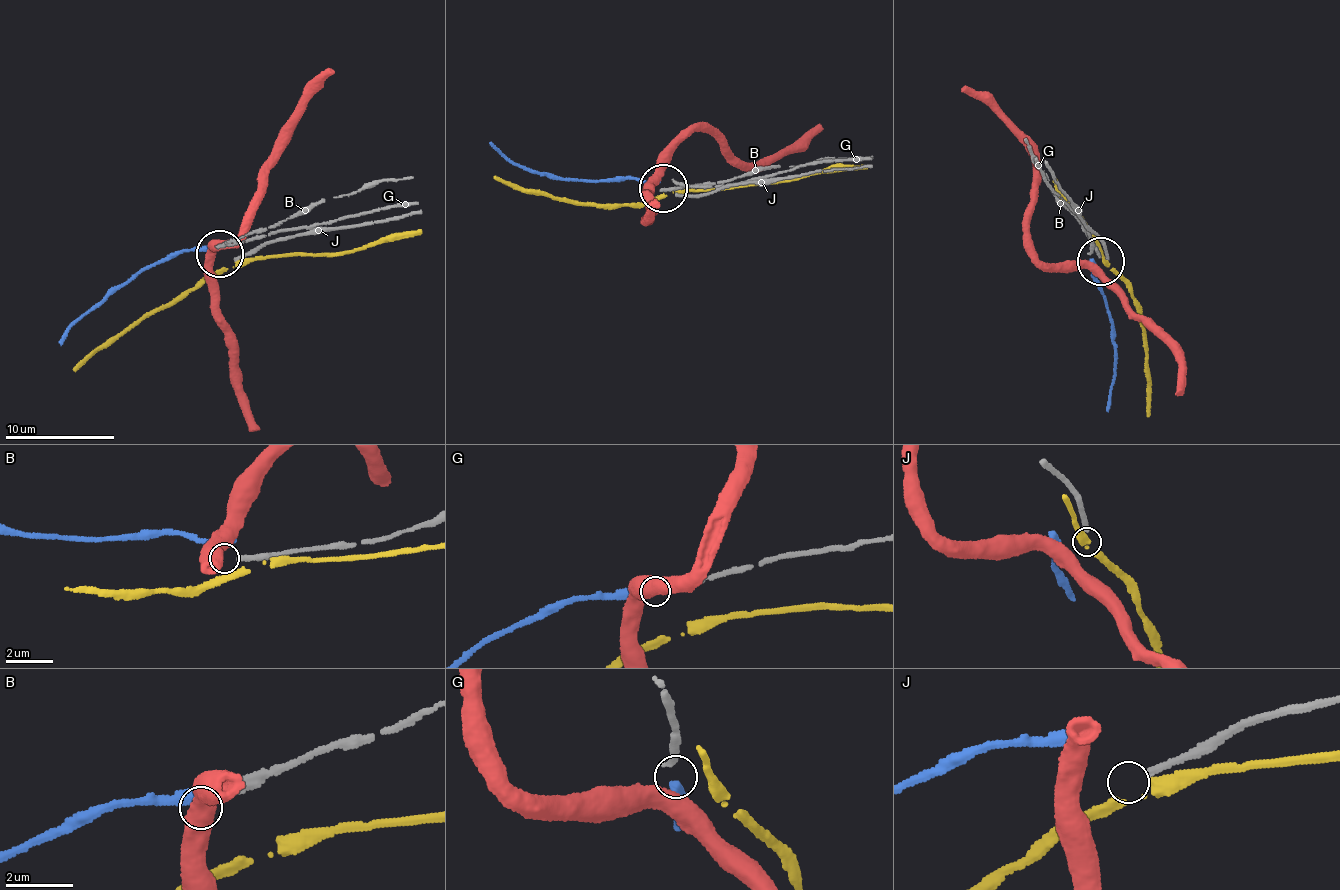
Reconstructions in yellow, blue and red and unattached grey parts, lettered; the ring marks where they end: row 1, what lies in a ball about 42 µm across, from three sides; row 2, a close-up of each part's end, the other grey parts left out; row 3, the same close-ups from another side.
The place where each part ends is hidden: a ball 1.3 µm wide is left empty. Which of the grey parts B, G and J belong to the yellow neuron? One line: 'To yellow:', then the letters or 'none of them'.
To yellow: none of them

